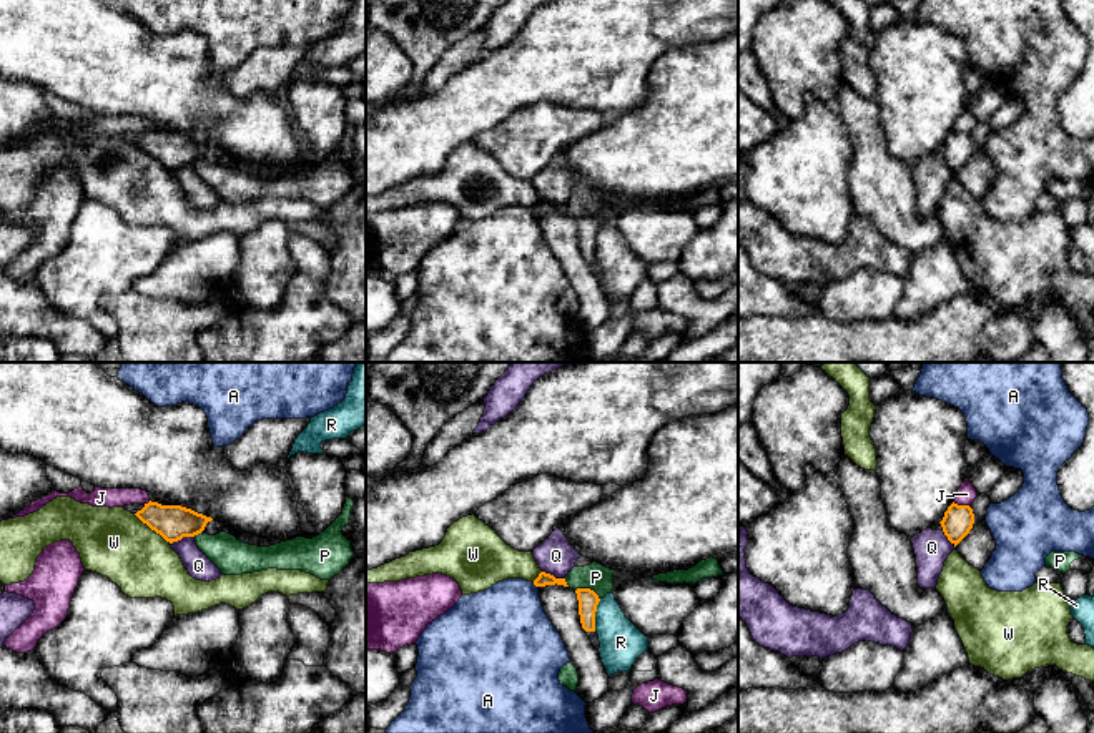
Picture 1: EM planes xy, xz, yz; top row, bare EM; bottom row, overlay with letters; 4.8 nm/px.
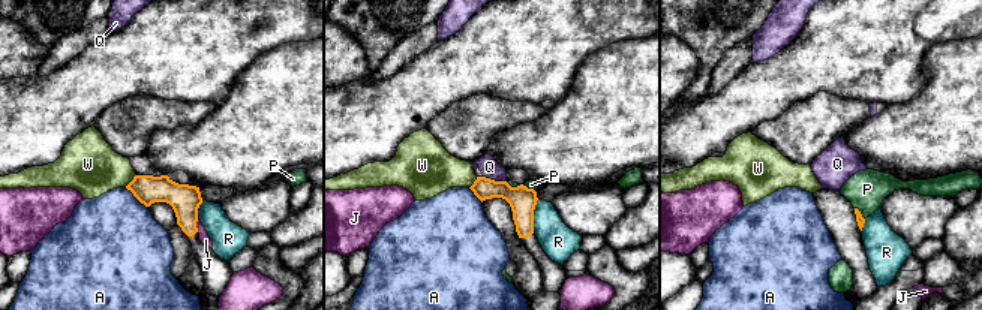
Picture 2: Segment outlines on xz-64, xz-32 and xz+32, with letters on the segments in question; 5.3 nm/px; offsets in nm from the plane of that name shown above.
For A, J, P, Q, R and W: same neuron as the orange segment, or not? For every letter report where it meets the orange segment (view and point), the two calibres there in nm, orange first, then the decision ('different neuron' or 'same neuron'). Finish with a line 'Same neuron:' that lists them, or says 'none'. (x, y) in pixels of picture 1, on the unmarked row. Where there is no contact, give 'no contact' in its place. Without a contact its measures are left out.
A: no contact; different neuron
J: contact yz (961, 133); calibres 150 and 90 nm; different neuron
P: contact xz (589, 216); calibres 100 and 130 nm; different neuron
Q: contact xy (182, 165); calibres 170 and 120 nm; different neuron
R: contact xz (594, 243); calibres 100 and 200 nm; different neuron
W: contact xy (152, 157); calibres 170 and 340 nm; different neuron
Same neuron: none

